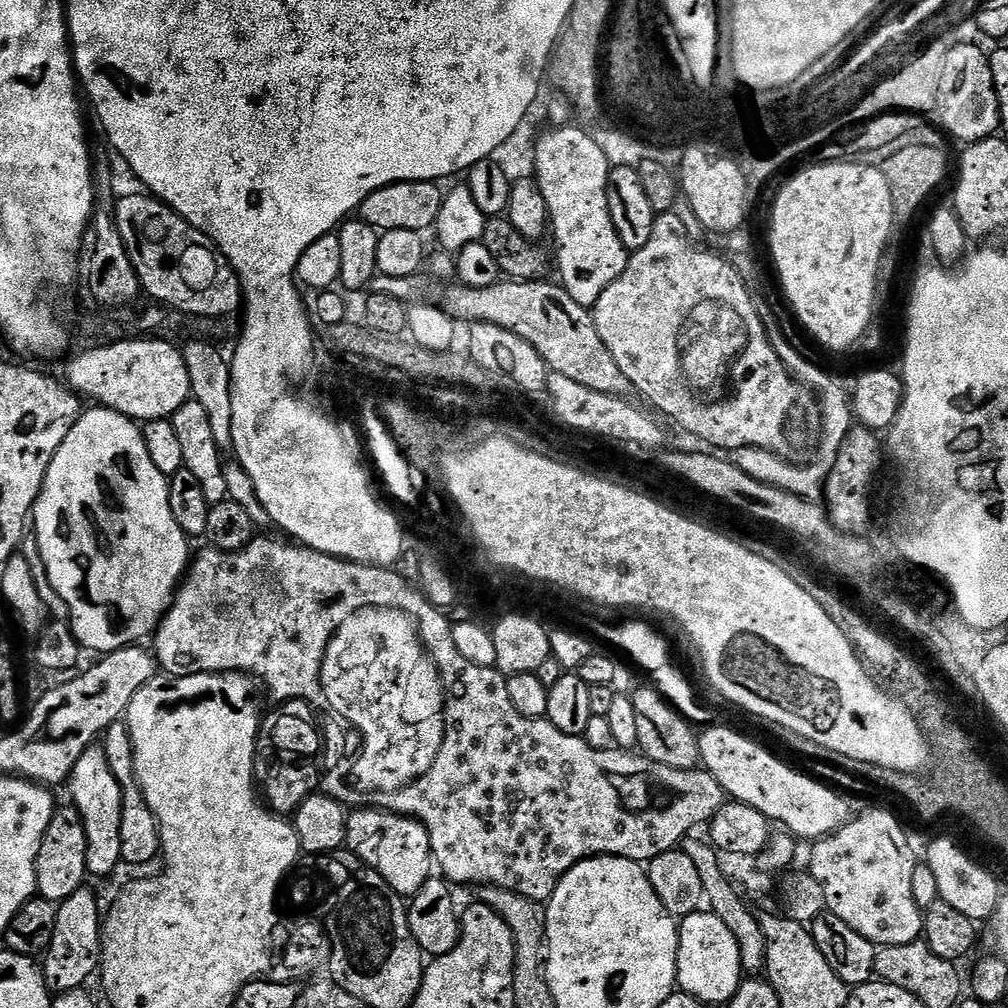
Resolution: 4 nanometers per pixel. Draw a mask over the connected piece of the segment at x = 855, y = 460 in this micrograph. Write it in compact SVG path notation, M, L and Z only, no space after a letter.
M854 426L837 454L836 461L827 475L823 499L828 500L826 511L836 528L853 534L867 533L868 523L872 520L872 483L886 461L886 448L881 437L872 429Z

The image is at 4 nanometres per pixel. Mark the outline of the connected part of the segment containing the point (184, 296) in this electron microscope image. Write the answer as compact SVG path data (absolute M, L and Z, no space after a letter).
M151 194L128 196L117 202L116 224L121 232L130 262L133 263L141 289L153 296L154 301L169 309L183 312L189 316L223 318L231 312L239 313L242 308L242 289L232 263L218 250L216 243L202 234L190 222L186 222L173 208Z

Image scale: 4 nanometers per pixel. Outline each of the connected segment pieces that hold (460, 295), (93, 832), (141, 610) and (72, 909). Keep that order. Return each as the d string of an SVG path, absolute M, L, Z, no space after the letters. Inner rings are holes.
M547 279L521 280L471 288L452 282L438 304L456 322L465 320L468 326L493 324L518 334L542 354L552 372L566 374L566 378L582 382L582 386L590 386L590 390L598 390L598 394L631 397L634 389L630 378L622 374L618 362L614 362L610 350L606 350L606 342L598 338L591 311L578 306L559 283L548 283Z
M103 747L87 748L78 760L72 775L66 781L66 788L72 791L71 803L80 811L82 822L86 826L88 842L89 877L108 876L122 864L122 806L124 795L120 789L118 778L114 778L114 770L110 770L110 762L106 758Z
M92 406L92 409L81 411L80 416L74 422L70 434L66 434L66 442L58 446L58 454L50 462L46 470L46 478L42 482L42 490L36 499L36 505L32 507L31 523L36 524L36 536L34 542L42 554L42 562L46 566L46 574L50 578L50 586L62 598L62 602L68 608L70 627L76 635L81 649L96 654L117 652L120 648L136 646L141 643L143 636L151 637L156 631L156 625L164 619L168 609L172 607L172 598L176 595L176 589L180 587L189 567L188 544L190 537L182 530L178 518L172 509L170 502L170 490L168 489L169 477L154 466L150 453L146 450L144 433L138 427L137 421L126 417L121 412L115 412L112 408Z
M91 887L79 888L70 898L59 901L58 926L54 926L54 942L42 957L44 981L53 994L83 989L100 970L100 934L102 931L102 904L96 901Z

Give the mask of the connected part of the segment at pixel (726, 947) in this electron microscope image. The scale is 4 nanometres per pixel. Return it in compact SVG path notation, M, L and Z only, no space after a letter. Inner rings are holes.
M709 910L690 913L678 924L678 966L676 983L679 991L698 998L705 1006L712 1004L727 1005L740 988L742 971L738 942L722 919Z

